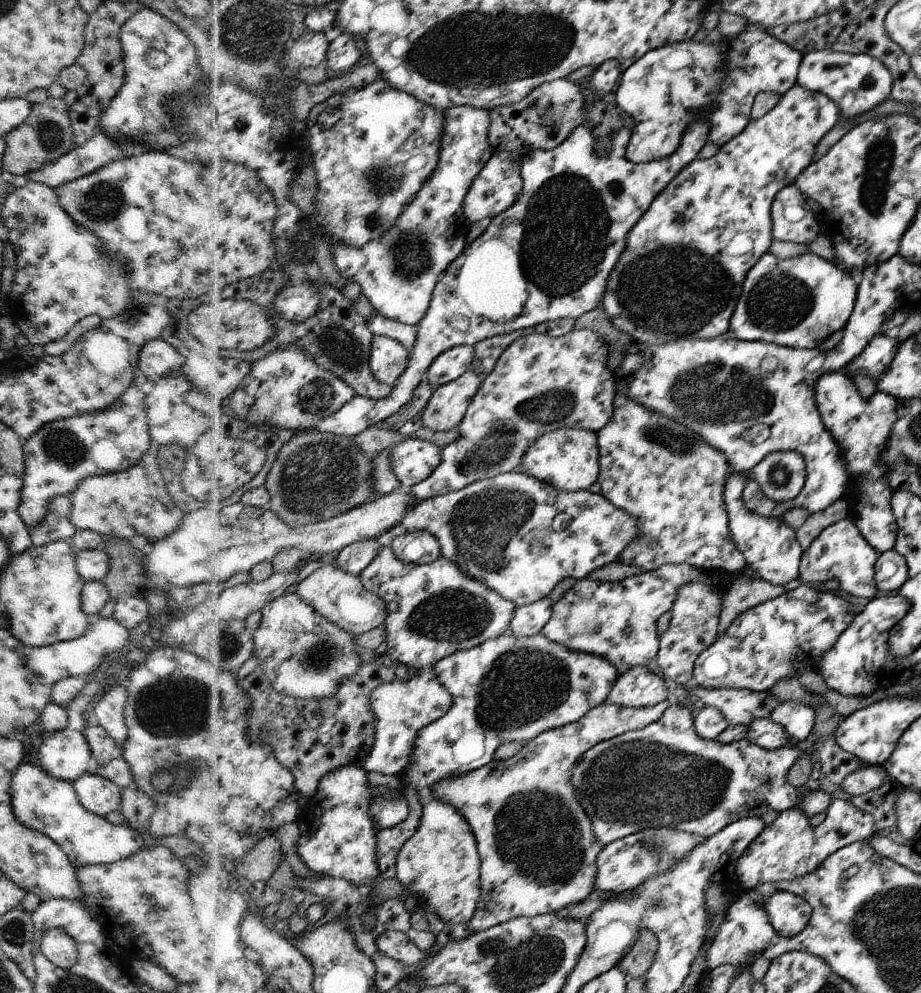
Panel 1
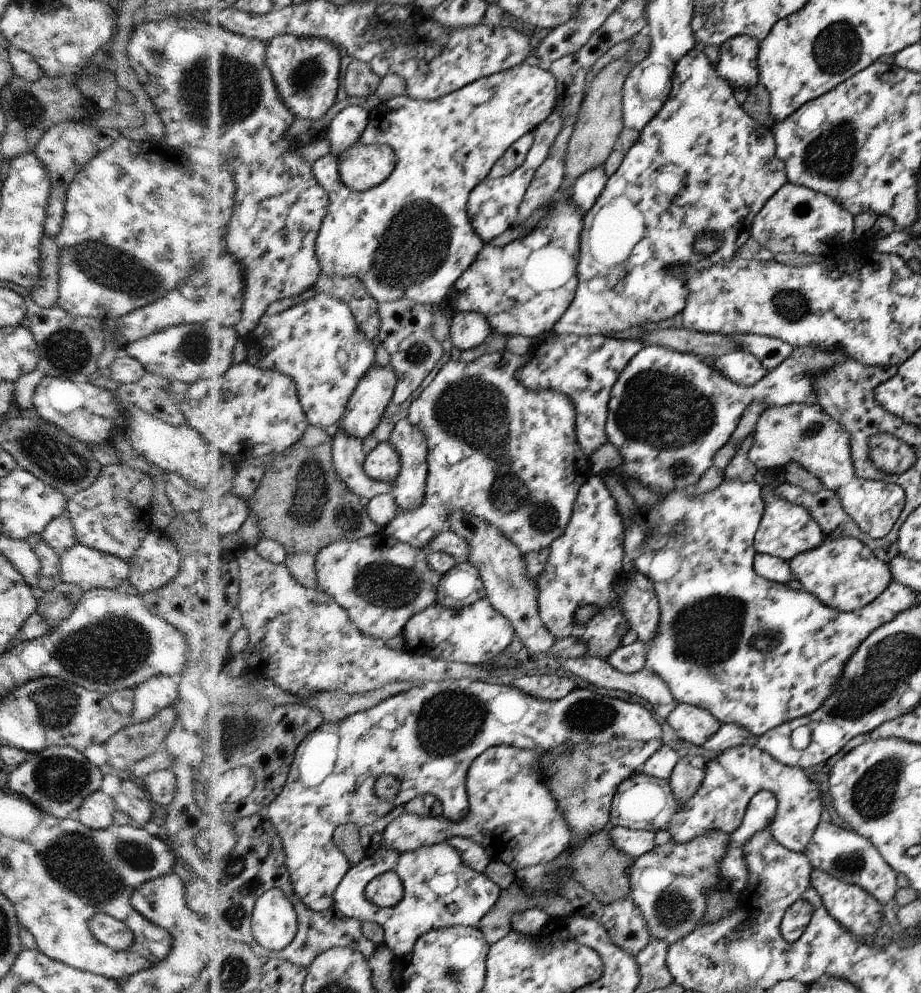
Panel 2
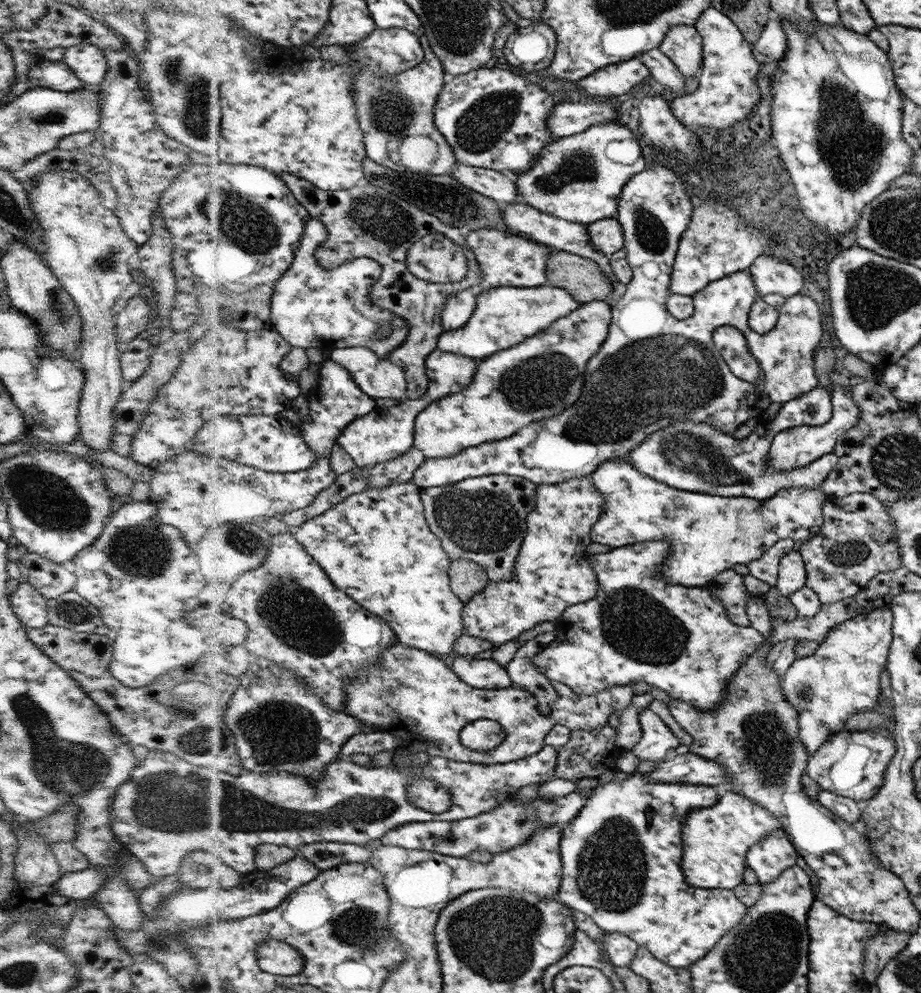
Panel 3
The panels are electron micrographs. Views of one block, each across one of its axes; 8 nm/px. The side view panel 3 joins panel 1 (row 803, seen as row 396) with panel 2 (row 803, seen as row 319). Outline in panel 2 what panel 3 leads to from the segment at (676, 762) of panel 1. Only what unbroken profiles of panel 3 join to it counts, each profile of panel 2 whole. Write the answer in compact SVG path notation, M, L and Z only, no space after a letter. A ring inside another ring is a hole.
M738 746L710 759L705 764L700 788L686 804L678 802L668 780L646 776L638 770L618 786L609 812L609 827L666 830L677 843L693 841L710 830L722 830L724 834L732 835L745 820L752 798L767 791L778 798L778 818L770 825L772 838L792 851L804 852L820 822L820 792L818 788L814 790L814 782L806 778L802 768L784 765L757 746Z

